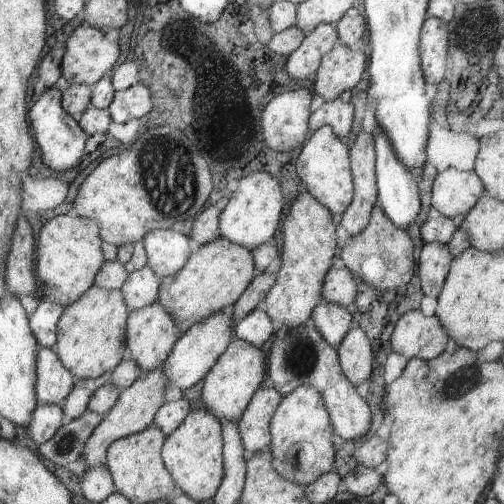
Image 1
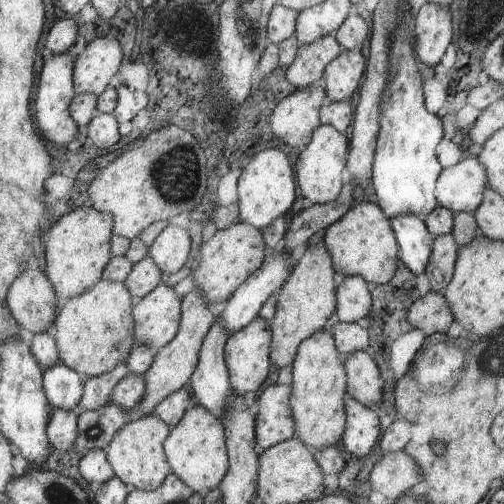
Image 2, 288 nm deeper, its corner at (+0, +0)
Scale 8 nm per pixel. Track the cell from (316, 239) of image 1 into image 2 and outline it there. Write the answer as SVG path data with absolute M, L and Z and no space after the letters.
M323 238L317 244L309 244L299 258L299 262L291 268L285 284L275 292L275 316L269 320L269 326L273 330L273 342L271 342L271 364L277 366L277 370L287 368L293 364L295 354L307 338L313 334L319 334L325 320L337 310L335 306L335 296L333 294L333 262L331 254L323 242Z

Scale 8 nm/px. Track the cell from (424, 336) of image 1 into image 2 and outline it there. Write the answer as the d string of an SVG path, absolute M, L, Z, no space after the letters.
M429 292L409 306L407 322L413 330L421 330L427 338L433 334L445 334L455 320L445 296L441 292Z

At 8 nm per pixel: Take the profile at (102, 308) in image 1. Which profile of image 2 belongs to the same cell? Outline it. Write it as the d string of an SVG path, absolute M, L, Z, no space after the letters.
M103 278L87 294L65 302L53 326L63 366L77 370L85 378L97 378L113 372L119 364L125 364L131 358L131 352L139 344L135 300L125 282Z

